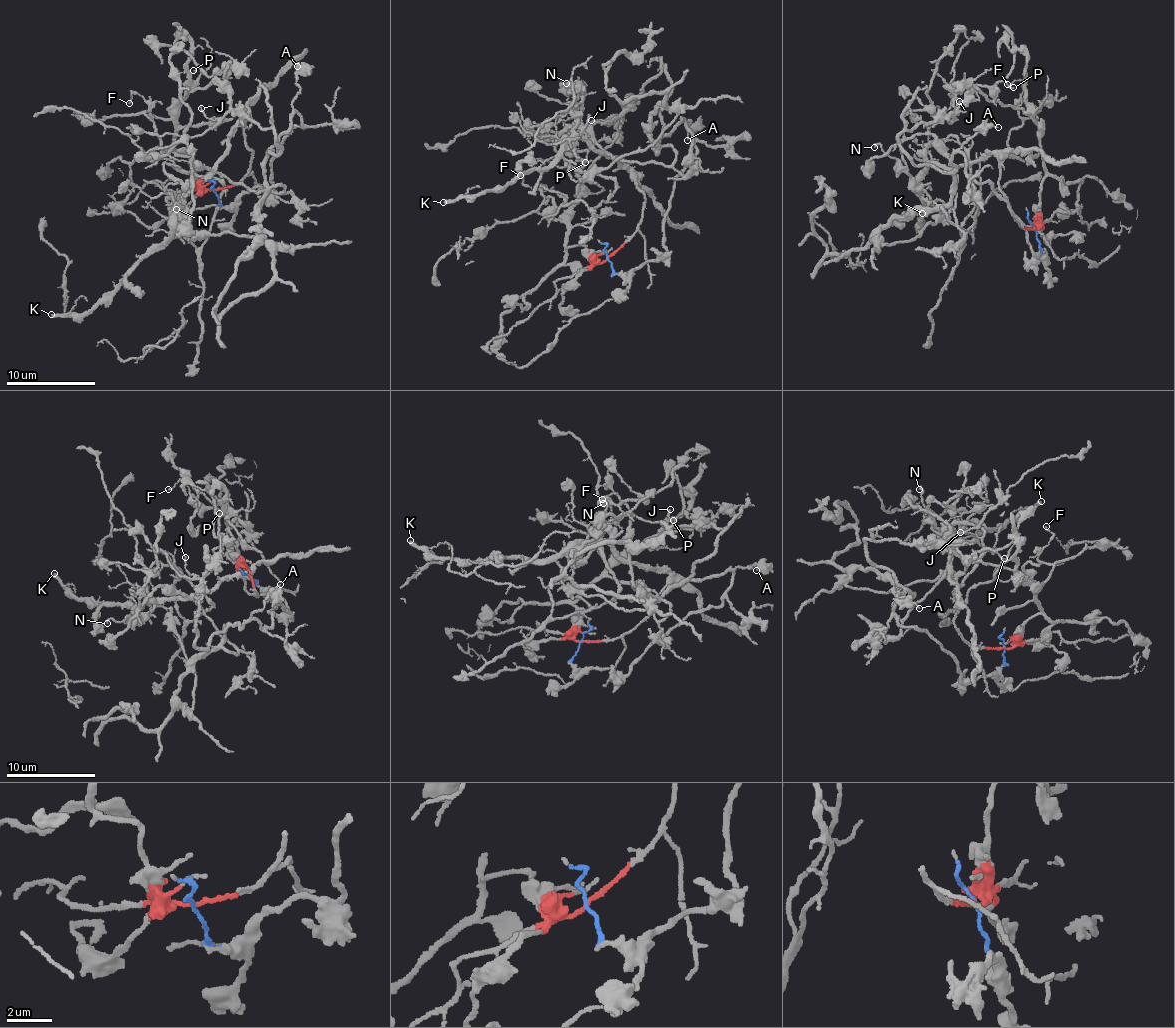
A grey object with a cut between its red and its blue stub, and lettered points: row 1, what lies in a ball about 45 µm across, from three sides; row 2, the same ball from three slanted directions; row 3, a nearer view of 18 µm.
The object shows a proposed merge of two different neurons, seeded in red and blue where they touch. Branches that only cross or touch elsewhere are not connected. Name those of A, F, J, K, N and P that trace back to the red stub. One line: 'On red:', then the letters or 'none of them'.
On red: F, K, N, P

